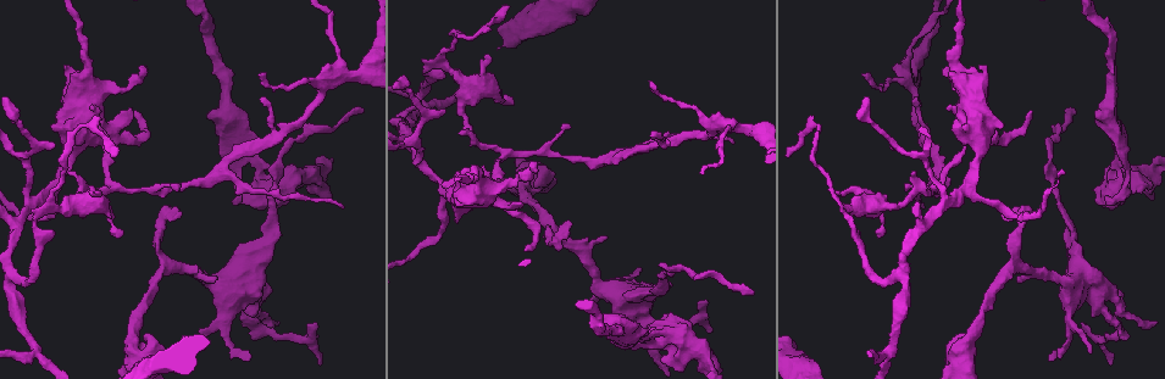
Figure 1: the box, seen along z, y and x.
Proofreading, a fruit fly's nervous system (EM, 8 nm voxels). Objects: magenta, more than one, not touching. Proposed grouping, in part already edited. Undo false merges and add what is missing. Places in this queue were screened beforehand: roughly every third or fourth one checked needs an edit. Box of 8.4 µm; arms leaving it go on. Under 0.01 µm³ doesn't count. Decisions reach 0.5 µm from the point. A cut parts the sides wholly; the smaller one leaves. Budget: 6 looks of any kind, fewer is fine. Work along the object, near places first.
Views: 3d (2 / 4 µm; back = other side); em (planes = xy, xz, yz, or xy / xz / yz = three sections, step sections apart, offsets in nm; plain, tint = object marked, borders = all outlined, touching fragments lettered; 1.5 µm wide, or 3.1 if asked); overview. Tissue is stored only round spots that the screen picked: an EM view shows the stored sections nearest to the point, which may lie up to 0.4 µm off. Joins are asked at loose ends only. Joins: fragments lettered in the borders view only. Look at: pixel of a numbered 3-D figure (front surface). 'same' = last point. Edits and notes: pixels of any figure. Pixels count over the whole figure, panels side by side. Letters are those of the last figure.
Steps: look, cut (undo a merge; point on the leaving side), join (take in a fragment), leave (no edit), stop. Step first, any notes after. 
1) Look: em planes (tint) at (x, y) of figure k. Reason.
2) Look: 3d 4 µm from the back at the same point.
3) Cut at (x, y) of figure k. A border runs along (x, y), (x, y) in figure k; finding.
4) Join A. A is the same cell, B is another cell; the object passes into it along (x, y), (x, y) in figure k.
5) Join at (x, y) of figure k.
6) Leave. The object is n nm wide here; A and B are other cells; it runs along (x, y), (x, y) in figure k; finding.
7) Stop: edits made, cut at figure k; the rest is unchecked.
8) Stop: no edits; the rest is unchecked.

Look: em xy step 8 (tint) at (266, 142) of figure 1. Arms part here.

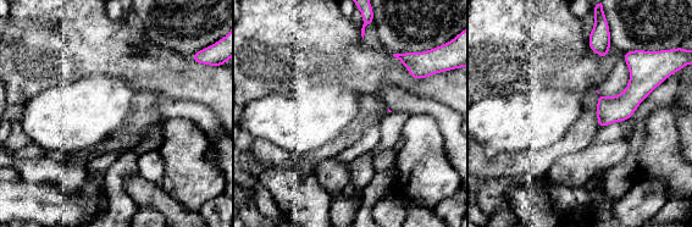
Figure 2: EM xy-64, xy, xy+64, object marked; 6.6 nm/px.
Look: em planes (borders) at the same point. Another direction.

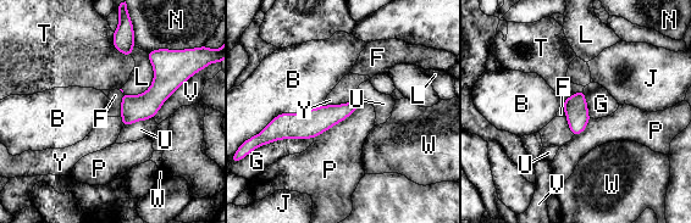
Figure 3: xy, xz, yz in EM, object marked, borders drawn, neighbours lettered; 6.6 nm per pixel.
Leave. B, F, G, J, L, N, P, T, U, V, W and Y are other cells; it runs along (358, 101), (275, 133) in figure 3; one neuron here.

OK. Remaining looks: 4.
Look: 3d 2 µm at (931, 185) of figure 1. Arms part here.

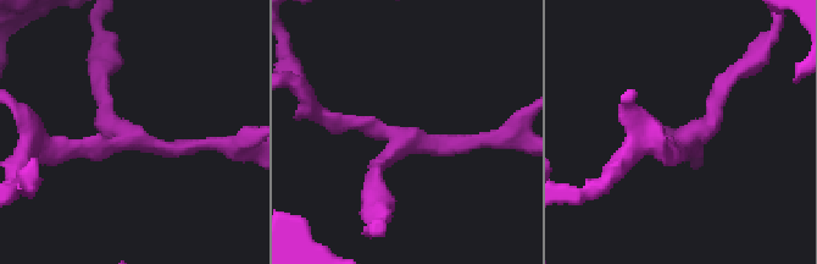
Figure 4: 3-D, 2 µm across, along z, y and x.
Look: em planes (tint) at (127, 138) of figure 4. Now the EM.

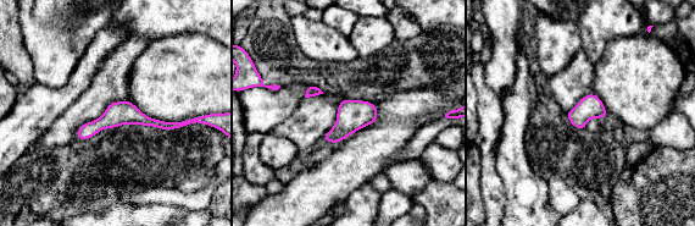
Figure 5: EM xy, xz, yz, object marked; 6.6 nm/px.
Look: em planes (borders) at the same point. What lies round it.

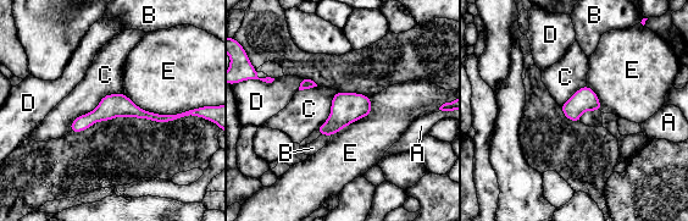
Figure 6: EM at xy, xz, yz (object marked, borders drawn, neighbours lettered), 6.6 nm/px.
Leave. A, B, C, D and E are other cells; 3 arms meet here; one neuron here.

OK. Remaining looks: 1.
Stop: no edits; the rest is unchecked.

